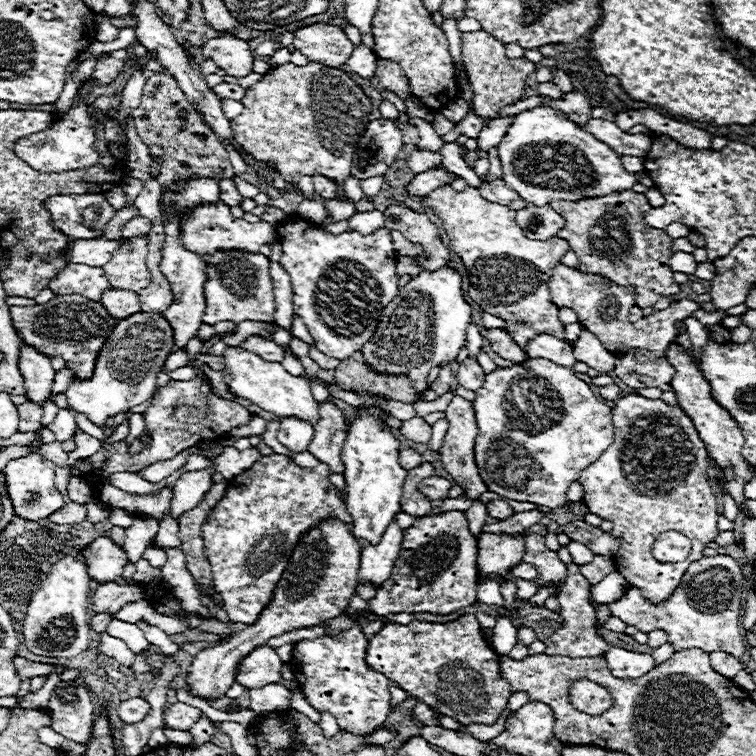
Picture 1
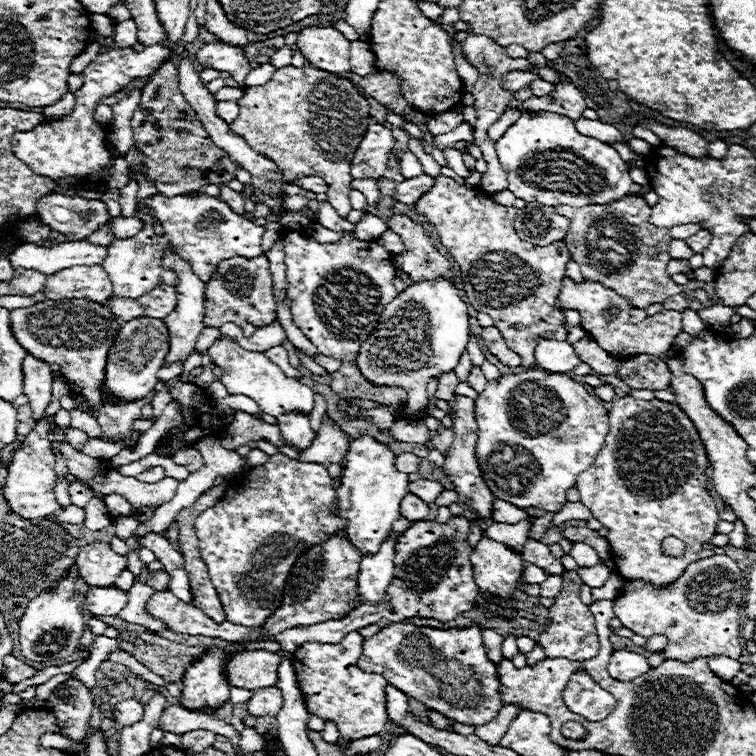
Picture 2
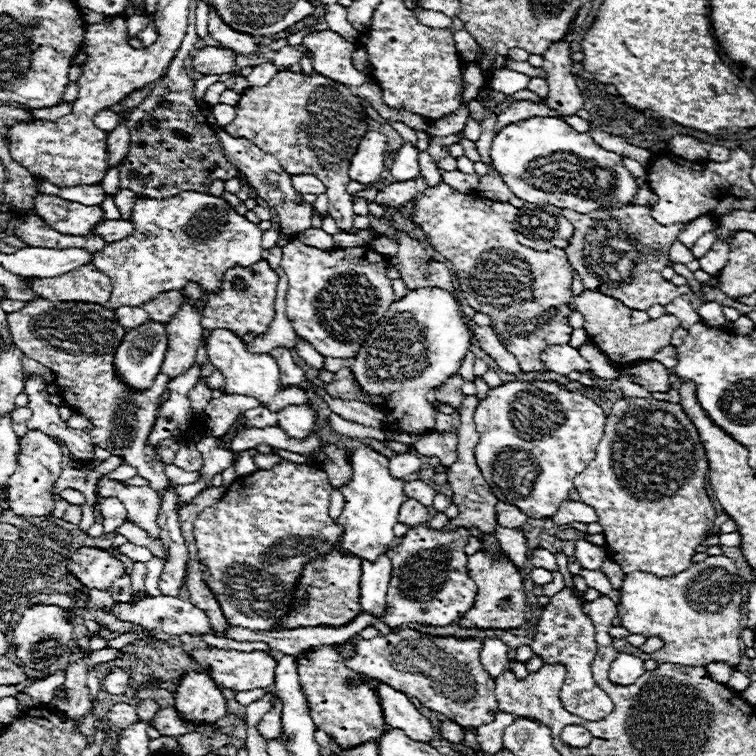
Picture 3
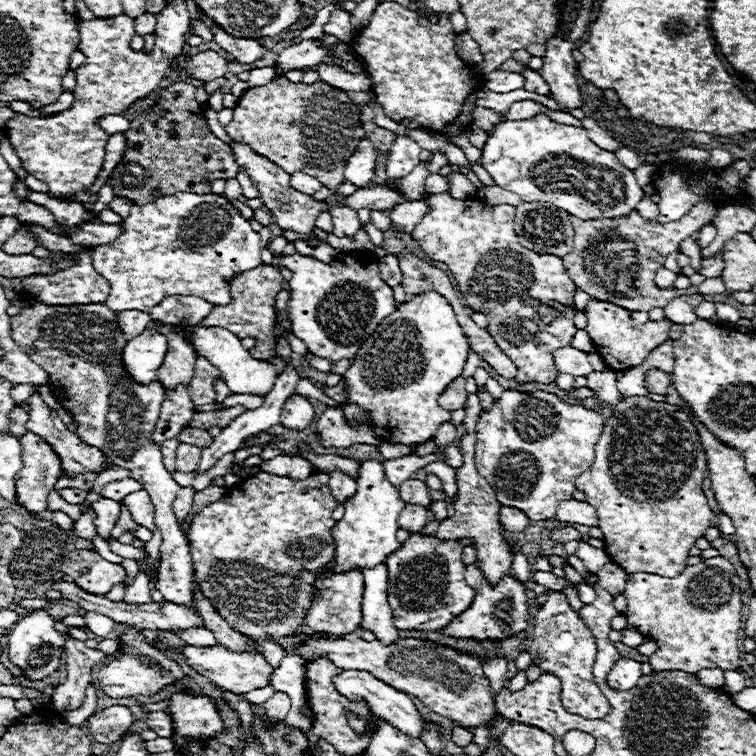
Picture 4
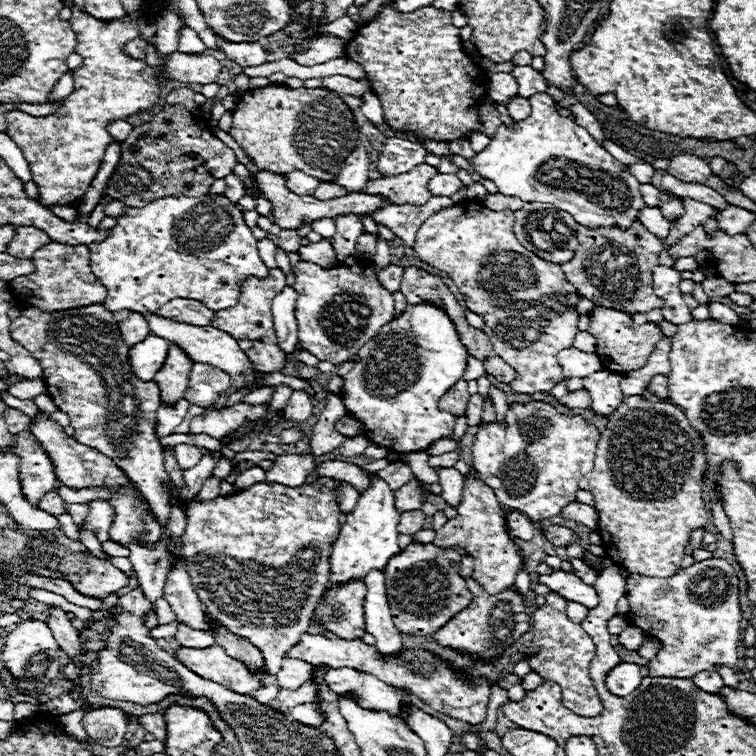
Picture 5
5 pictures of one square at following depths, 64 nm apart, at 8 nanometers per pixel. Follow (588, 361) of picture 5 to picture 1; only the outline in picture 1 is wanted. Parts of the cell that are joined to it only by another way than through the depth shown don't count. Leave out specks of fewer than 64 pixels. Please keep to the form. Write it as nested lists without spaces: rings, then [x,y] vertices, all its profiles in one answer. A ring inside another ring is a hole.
[[[536,334],[532,340],[528,340],[526,352],[532,358],[540,356],[540,358],[552,360],[554,364],[564,364],[564,368],[572,368],[576,364],[572,348],[550,334]]]

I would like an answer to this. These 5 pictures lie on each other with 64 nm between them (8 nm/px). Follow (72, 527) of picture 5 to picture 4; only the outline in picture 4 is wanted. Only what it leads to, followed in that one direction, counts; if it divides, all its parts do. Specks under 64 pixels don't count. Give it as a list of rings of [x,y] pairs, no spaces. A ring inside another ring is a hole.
[[[46,512],[44,518],[46,518],[46,520],[52,520],[54,524],[58,524],[58,526],[64,528],[64,530],[70,530],[70,528],[74,526],[74,522],[72,522],[64,512]]]

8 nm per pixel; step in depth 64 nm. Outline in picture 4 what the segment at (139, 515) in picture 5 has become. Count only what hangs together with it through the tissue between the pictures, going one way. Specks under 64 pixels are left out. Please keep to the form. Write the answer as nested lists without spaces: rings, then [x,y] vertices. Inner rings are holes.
[[[122,506],[122,508],[124,508],[124,512],[120,514],[120,520],[116,522],[116,528],[112,530],[112,538],[120,538],[120,536],[124,536],[126,532],[134,532],[134,530],[138,530],[138,524],[132,520],[128,508],[126,508],[126,506]]]

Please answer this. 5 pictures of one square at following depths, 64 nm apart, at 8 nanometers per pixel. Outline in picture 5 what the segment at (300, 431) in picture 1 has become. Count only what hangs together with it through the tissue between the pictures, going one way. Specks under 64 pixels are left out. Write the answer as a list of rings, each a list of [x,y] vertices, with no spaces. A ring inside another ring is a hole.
[[[292,392],[288,404],[284,406],[284,420],[302,424],[312,416],[312,398],[306,392]]]

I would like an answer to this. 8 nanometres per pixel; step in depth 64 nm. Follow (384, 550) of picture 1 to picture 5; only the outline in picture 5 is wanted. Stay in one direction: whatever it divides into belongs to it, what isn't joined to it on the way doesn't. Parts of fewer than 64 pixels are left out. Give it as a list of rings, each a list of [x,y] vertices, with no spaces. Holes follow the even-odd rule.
[[[372,570],[364,576],[368,588],[364,598],[364,624],[366,632],[376,638],[378,652],[396,654],[402,648],[400,632],[396,630],[386,598],[386,576],[384,570]]]

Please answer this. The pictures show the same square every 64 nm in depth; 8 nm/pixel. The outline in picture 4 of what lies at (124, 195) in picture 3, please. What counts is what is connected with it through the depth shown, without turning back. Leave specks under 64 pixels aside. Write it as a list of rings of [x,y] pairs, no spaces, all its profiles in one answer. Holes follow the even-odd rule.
[[[114,196],[114,200],[110,202],[110,208],[116,214],[120,214],[122,218],[126,218],[130,214],[130,206],[132,206],[132,202],[128,198],[122,198],[122,196]]]

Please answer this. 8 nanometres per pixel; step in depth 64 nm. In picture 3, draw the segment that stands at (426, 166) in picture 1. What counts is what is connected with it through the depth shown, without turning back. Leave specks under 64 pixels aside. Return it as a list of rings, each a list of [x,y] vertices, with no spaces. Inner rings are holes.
[[[404,144],[396,158],[394,158],[394,166],[392,166],[392,176],[396,180],[410,180],[416,178],[420,174],[420,166],[418,166],[418,150],[410,144]]]

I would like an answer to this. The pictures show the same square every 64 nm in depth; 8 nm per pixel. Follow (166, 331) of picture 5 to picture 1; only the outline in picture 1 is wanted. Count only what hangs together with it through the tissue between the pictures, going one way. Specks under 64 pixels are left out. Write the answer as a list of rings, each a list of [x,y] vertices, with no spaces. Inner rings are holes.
[[[228,348],[224,352],[226,368],[224,368],[224,382],[228,384],[230,392],[250,400],[252,404],[260,406],[266,412],[272,412],[280,418],[298,418],[308,424],[316,424],[318,416],[318,402],[310,392],[310,384],[304,378],[288,374],[278,362],[266,362],[256,354],[250,354],[242,348]]]

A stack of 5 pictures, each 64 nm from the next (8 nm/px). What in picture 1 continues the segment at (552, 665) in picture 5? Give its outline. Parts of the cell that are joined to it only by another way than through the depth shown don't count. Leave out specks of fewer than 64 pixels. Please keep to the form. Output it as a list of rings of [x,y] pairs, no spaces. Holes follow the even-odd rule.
[[[574,562],[568,564],[568,580],[564,582],[564,592],[558,594],[558,602],[560,602],[560,616],[566,624],[544,640],[546,654],[552,654],[552,656],[566,654],[566,656],[572,656],[572,658],[606,654],[610,646],[600,636],[596,636],[596,632],[592,630],[596,620],[594,620],[594,606],[590,604],[590,584],[580,574],[580,566],[574,564]],[[586,679],[574,682],[569,694],[570,702],[588,714],[600,714],[612,706],[612,697],[608,691]]]

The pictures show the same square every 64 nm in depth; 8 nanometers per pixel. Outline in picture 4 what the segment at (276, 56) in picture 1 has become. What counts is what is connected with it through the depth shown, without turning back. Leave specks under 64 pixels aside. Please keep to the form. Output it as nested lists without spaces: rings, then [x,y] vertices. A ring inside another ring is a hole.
[[[304,40],[300,44],[292,44],[284,48],[278,54],[276,68],[292,70],[292,68],[302,68],[302,66],[316,66],[318,60],[324,56],[326,56],[324,48],[318,48],[312,40]]]

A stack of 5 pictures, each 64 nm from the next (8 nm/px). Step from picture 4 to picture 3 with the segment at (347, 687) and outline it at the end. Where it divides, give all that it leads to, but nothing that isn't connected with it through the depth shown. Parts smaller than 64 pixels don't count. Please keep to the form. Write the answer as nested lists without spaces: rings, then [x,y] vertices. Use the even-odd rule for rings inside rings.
[[[380,684],[378,694],[380,694],[384,720],[388,726],[408,732],[412,740],[424,740],[424,742],[444,740],[432,730],[430,722],[412,706],[410,698],[404,692],[398,692],[388,684]]]

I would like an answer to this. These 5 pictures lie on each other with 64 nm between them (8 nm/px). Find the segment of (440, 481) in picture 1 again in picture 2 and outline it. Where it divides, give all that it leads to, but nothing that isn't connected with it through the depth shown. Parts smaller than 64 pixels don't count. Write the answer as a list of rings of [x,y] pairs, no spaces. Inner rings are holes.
[[[418,480],[418,482],[412,482],[408,484],[408,490],[416,496],[420,496],[426,504],[434,502],[438,498],[438,494],[444,490],[444,486],[436,480]]]

